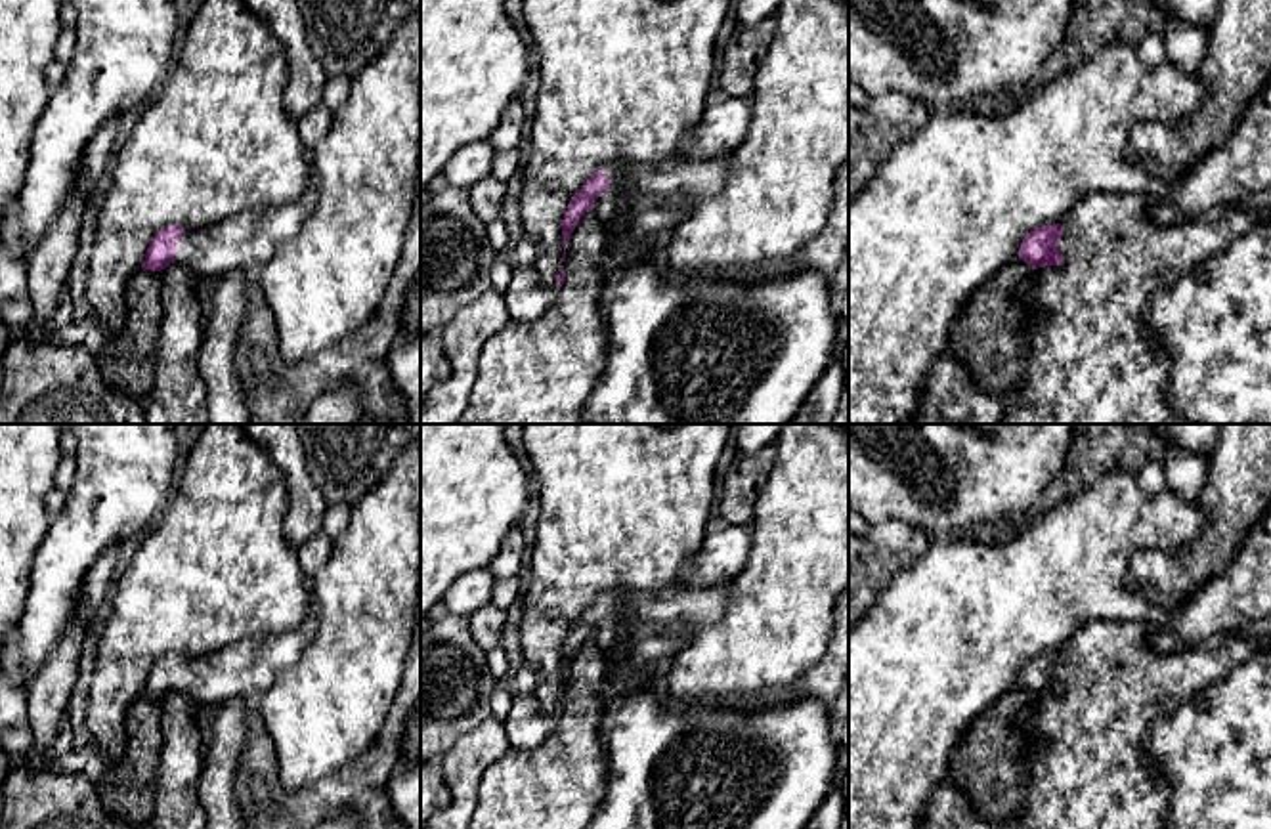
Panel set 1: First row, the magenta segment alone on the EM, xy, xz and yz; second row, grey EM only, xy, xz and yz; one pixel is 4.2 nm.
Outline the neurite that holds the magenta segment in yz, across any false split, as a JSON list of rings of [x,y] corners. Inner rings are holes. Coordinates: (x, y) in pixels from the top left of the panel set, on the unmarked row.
[[[1061,651],[1036,655],[1023,667],[1017,684],[1034,697],[1045,693],[1063,693],[1065,686],[1059,680],[1061,665],[1063,665]]]

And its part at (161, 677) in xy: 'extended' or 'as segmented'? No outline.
extended

